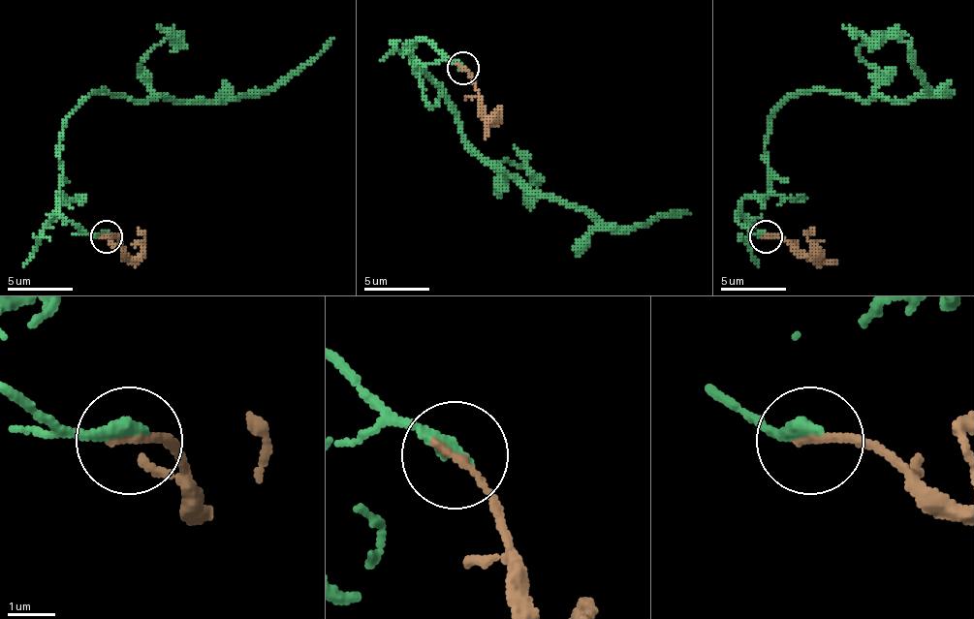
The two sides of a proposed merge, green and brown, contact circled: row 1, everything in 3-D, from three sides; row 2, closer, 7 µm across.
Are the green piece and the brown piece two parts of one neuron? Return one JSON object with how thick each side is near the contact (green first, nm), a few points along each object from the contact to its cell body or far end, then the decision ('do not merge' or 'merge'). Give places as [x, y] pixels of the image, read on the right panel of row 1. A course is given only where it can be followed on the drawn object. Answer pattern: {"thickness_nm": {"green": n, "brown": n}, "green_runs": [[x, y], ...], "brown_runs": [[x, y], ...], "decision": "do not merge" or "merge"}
{"thickness_nm": {"green": 360, "brown": 180}, "green_runs": [[765, 234], [738, 221], [738, 204], [768, 192], [768, 120], [798, 94], [918, 97], [925, 84], [912, 39]], "brown_runs": [[765, 237], [781, 237], [814, 257], [807, 237], [814, 228]], "decision": "do not merge"}

